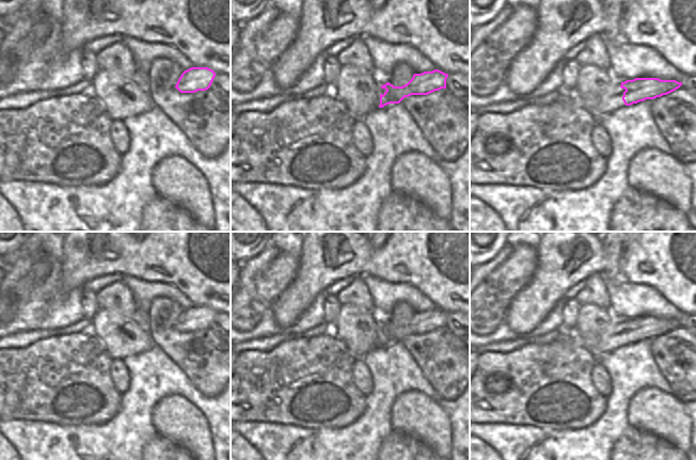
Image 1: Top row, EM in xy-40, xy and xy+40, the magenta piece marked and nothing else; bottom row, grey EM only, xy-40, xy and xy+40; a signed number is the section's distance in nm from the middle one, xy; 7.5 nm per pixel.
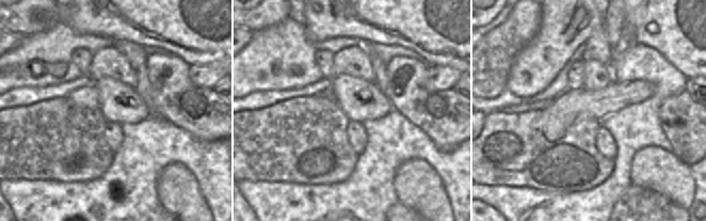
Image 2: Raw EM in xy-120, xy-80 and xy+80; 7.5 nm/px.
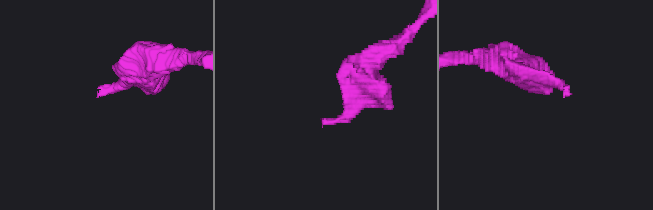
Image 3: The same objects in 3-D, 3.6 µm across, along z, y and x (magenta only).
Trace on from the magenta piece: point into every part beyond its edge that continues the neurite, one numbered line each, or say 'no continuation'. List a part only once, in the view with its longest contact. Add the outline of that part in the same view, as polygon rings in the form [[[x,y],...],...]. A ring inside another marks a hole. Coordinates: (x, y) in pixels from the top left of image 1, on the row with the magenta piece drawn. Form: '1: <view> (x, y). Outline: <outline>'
1: xy+40 (599, 106). Outline: [[[613,82],[601,95],[578,95],[567,93],[572,98],[573,106],[584,108],[595,118],[601,118],[618,108],[624,107],[622,100],[624,89],[620,88],[621,82]]]

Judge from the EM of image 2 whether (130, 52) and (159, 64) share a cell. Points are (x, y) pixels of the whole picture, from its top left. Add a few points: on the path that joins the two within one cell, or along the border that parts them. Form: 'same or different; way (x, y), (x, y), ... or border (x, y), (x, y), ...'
different; border (146, 53), (146, 75), (151, 84)

